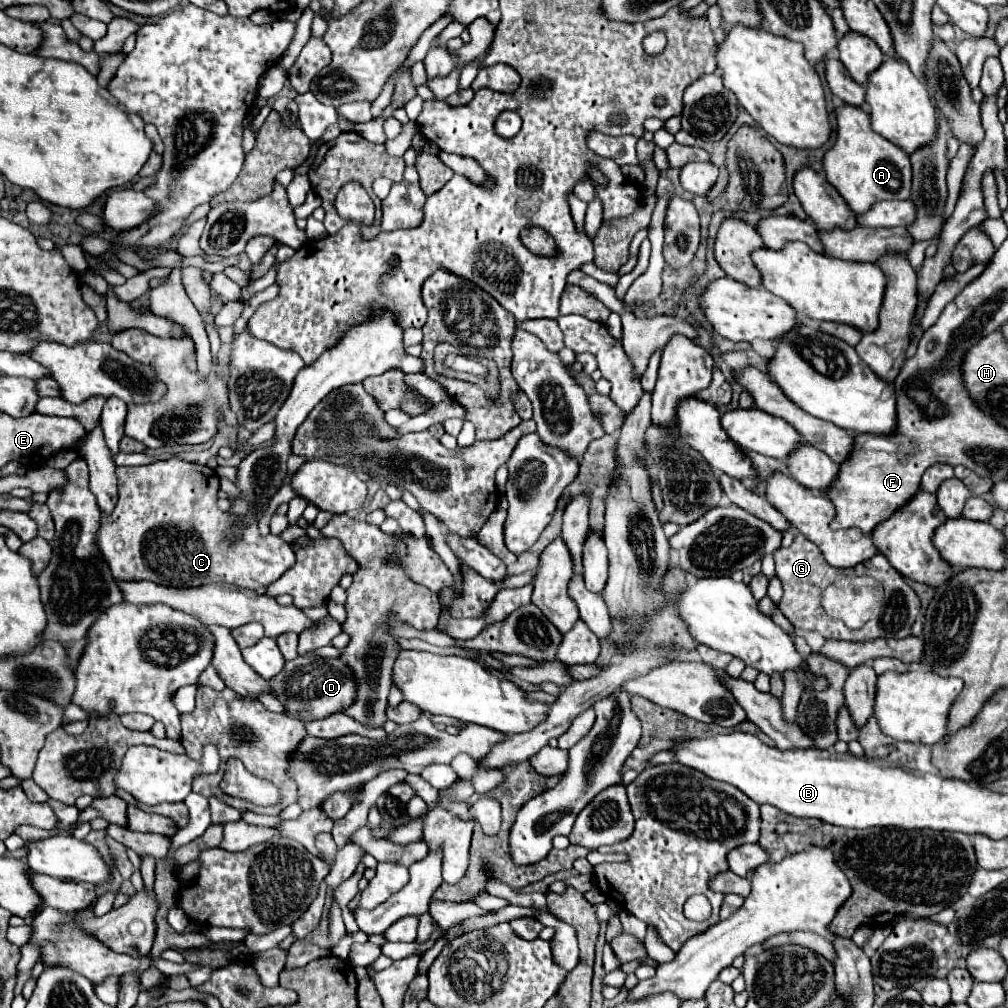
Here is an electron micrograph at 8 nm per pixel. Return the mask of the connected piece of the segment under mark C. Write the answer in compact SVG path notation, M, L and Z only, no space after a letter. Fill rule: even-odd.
M172 457L142 467L118 467L120 499L112 515L102 515L96 543L106 557L116 581L154 581L166 587L200 587L206 583L232 583L246 589L260 589L274 583L294 565L294 551L276 535L262 537L256 519L232 517L216 505L220 481L206 465L196 465ZM244 523L244 531L230 539L230 527Z

